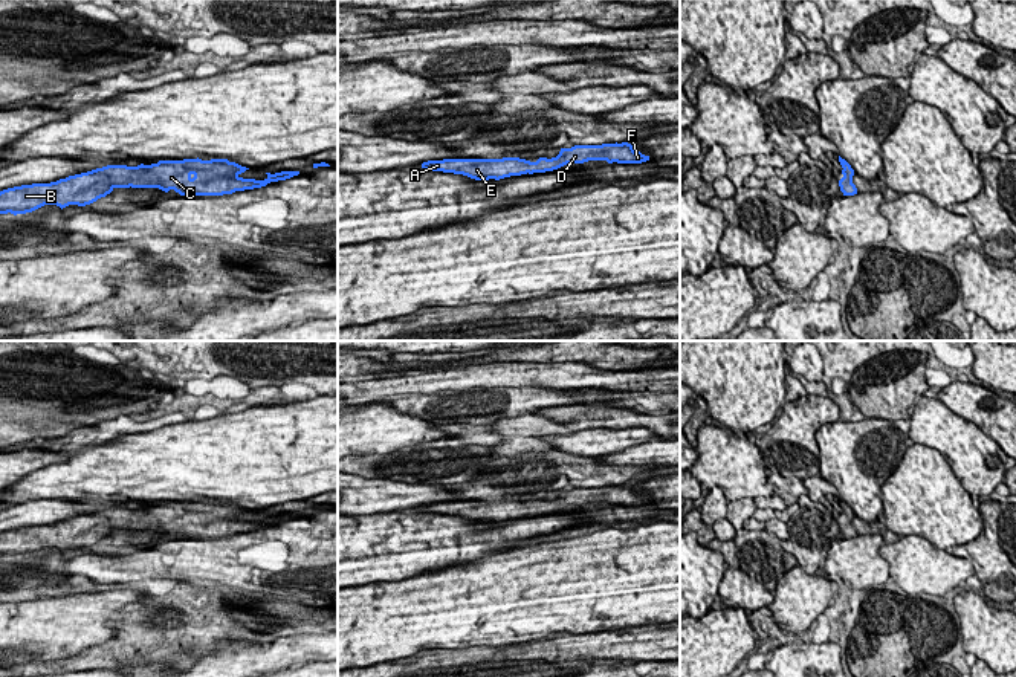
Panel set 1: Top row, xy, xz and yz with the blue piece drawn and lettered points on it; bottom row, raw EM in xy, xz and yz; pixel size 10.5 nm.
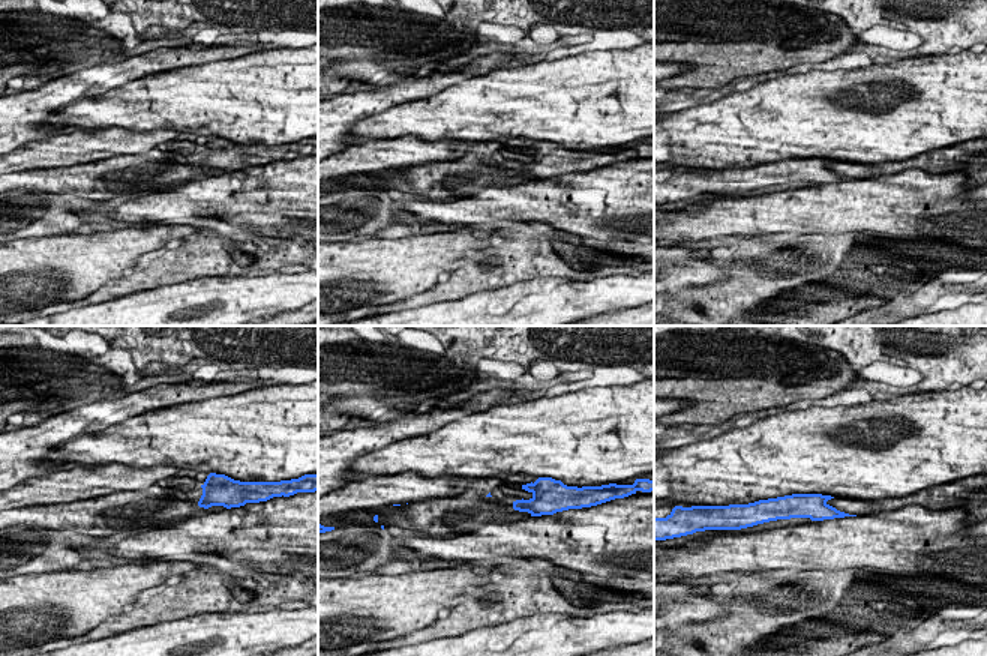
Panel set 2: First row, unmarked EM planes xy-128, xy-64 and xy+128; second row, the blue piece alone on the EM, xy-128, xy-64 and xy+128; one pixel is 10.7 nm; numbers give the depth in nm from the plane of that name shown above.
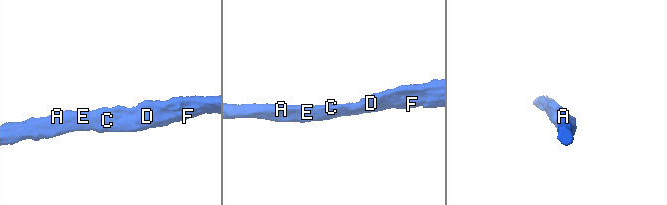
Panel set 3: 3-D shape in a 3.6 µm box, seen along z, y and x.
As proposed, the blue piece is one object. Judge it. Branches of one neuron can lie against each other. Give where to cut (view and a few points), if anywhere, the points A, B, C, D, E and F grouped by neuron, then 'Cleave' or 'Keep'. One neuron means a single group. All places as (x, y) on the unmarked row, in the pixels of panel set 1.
No split. Groups: A B C D E F. Keep

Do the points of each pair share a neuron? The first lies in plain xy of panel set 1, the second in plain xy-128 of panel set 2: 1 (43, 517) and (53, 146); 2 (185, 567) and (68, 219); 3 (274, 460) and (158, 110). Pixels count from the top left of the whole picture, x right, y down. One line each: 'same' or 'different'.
1: same
2: different
3: same

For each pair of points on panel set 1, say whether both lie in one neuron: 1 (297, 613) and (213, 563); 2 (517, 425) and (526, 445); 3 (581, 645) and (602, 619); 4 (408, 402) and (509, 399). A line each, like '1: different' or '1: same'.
1: different
2: different
3: different
4: same

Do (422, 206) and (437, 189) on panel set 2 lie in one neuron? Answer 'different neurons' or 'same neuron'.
different neurons

